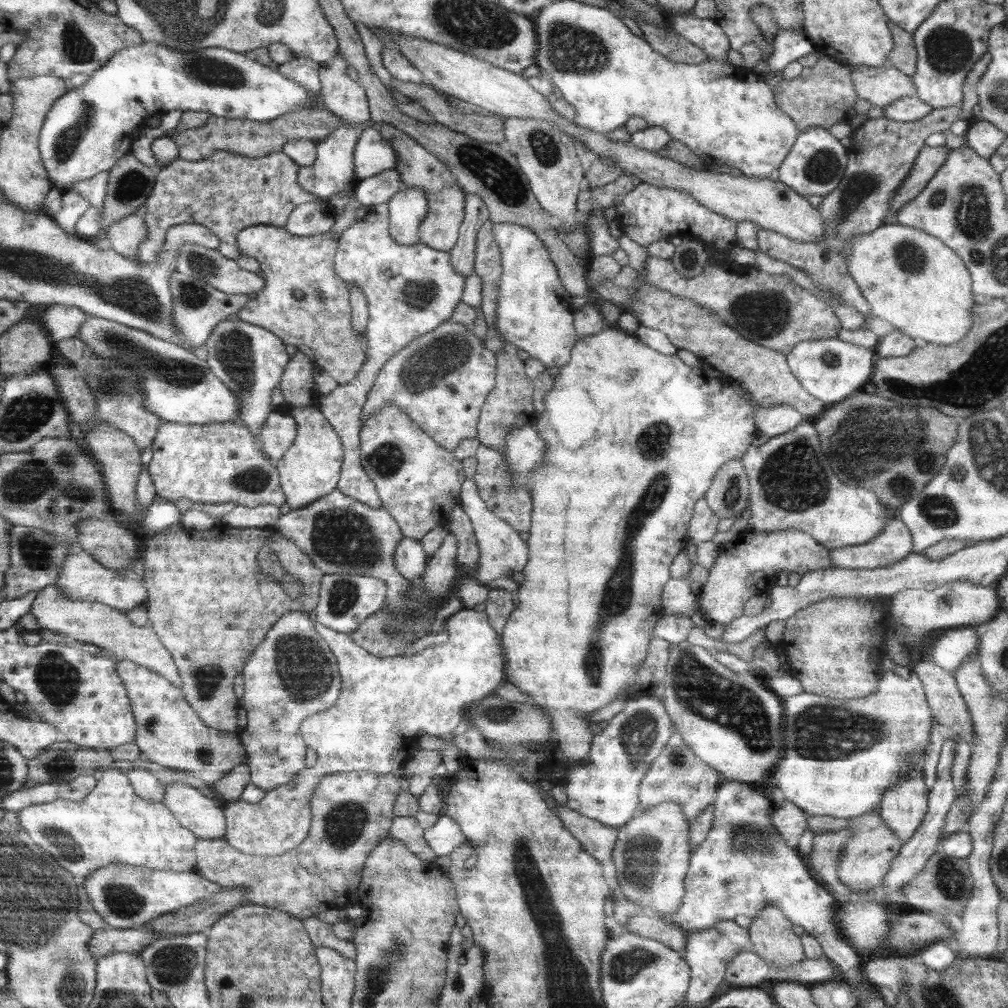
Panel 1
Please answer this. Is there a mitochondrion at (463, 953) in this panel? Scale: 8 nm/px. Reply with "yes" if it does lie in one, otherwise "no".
no

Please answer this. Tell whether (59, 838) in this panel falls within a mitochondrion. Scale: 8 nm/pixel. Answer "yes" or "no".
yes

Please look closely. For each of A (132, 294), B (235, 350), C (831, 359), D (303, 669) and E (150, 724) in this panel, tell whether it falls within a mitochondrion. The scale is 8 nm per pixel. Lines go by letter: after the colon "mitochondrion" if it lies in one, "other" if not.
A: mitochondrion
B: mitochondrion
C: mitochondrion
D: mitochondrion
E: other

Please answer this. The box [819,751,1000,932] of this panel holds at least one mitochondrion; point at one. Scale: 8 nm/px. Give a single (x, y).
(952, 883)

